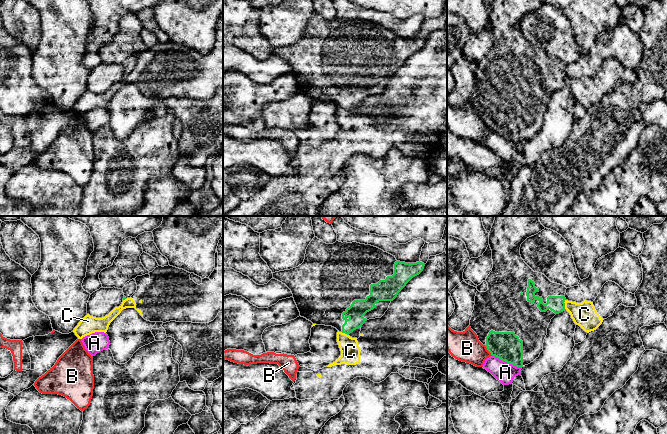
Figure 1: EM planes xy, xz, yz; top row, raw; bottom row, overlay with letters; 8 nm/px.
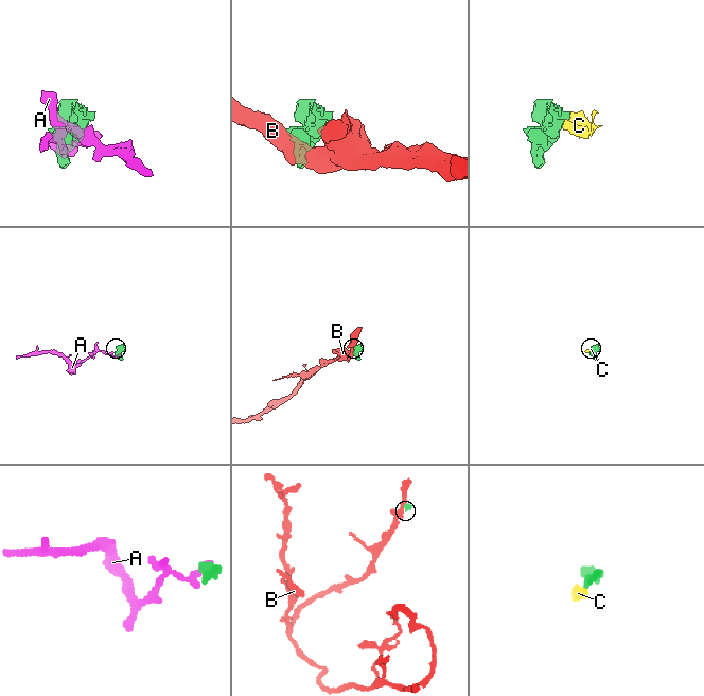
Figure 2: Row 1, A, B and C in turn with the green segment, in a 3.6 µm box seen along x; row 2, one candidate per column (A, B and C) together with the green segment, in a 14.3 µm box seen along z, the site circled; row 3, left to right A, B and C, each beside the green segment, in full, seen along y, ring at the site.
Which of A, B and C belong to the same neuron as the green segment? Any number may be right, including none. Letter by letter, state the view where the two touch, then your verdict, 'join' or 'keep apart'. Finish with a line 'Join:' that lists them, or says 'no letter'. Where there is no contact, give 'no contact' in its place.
A: contact in yz; keep apart
B: contact in yz; keep apart
C: contact in yz; keep apart
Join: no letter

